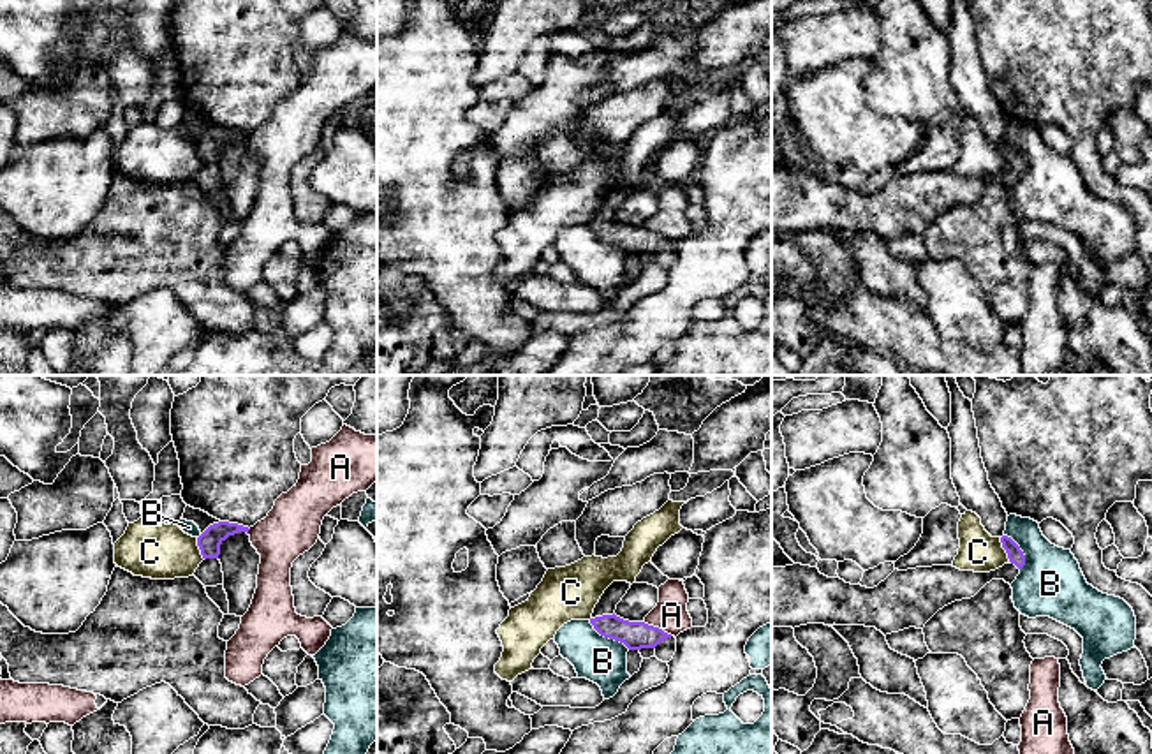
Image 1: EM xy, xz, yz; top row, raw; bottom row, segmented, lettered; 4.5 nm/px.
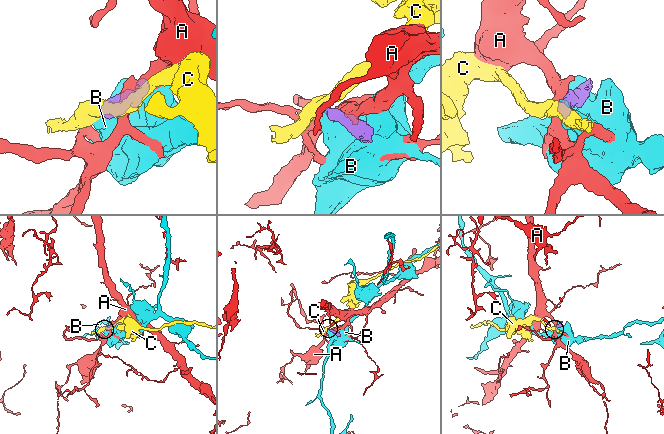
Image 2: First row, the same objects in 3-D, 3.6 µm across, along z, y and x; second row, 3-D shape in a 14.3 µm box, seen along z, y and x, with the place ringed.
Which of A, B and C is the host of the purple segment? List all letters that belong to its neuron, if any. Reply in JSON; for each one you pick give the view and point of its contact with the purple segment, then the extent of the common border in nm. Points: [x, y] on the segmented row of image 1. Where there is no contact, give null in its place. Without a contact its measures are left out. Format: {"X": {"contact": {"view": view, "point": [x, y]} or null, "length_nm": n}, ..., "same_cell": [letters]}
{"same_cell": []}

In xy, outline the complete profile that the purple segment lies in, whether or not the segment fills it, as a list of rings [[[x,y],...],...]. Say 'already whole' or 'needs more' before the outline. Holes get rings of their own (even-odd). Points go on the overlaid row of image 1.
needs more; [[[218,521],[210,525],[199,537],[197,546],[203,555],[203,562],[196,569],[194,576],[204,585],[204,587],[217,587],[224,585],[224,573],[222,564],[218,560],[220,555],[220,544],[238,532],[247,532],[248,527],[229,523],[229,521]]]

